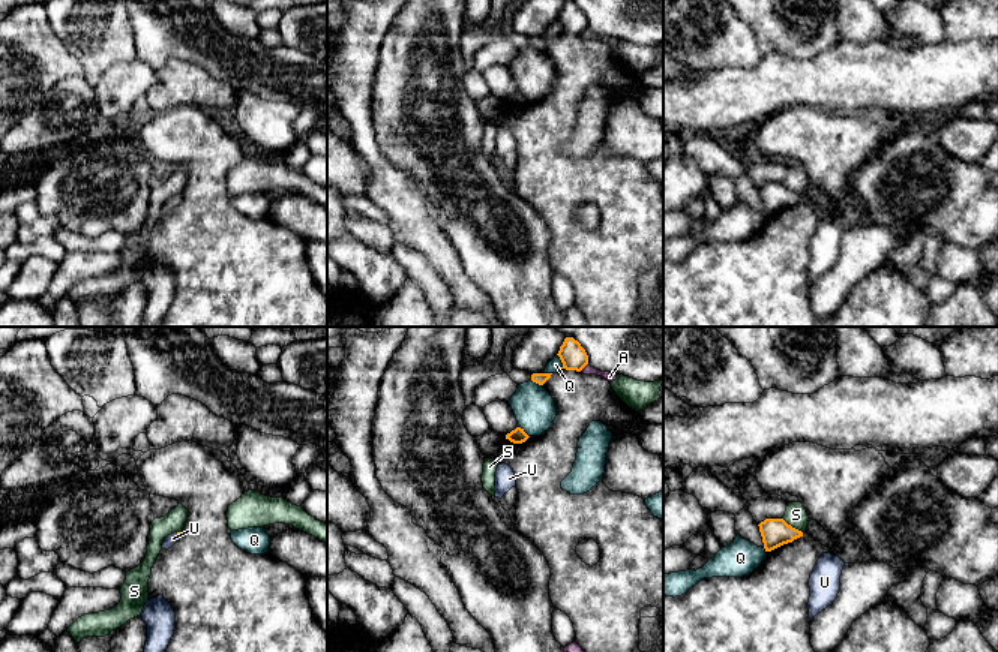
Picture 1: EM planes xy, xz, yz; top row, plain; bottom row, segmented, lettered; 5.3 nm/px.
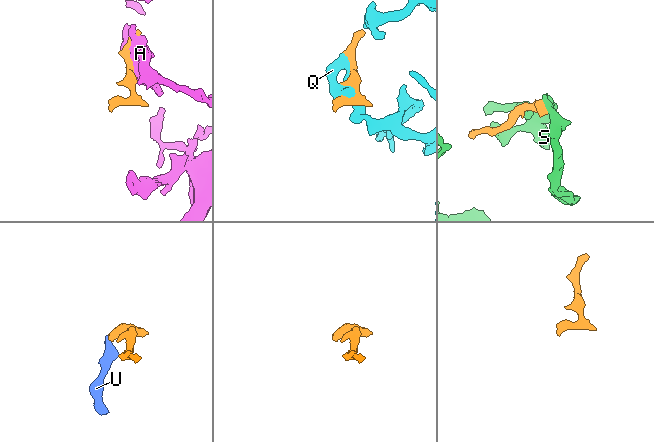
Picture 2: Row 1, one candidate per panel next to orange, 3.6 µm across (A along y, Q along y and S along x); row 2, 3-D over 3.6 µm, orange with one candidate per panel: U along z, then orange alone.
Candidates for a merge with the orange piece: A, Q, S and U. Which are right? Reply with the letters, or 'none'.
U

